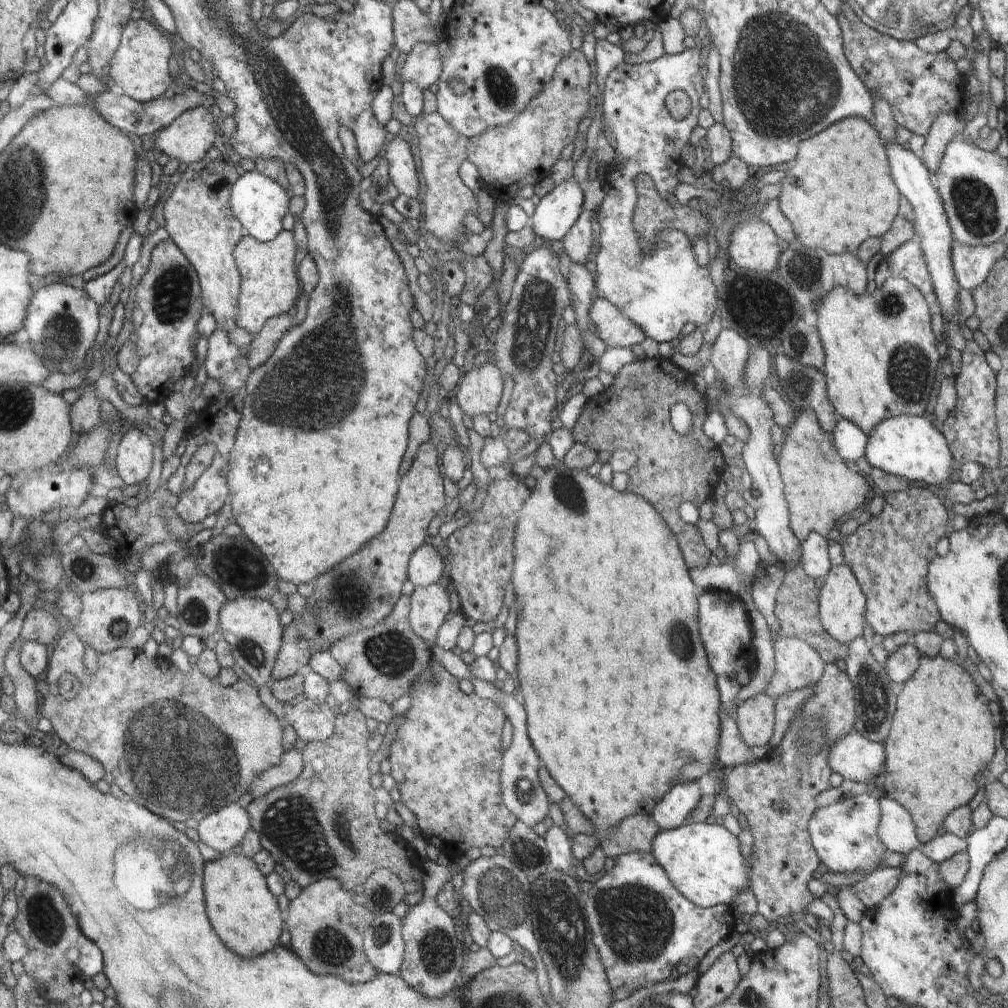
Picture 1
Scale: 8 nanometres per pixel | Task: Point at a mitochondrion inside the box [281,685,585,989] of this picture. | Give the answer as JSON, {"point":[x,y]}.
{"point":[500,891]}

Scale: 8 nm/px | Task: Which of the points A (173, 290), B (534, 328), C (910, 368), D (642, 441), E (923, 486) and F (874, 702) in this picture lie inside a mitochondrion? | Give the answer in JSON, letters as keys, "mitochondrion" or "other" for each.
{"A":"mitochondrion","B":"mitochondrion","C":"mitochondrion","D":"other","E":"other","F":"mitochondrion"}

